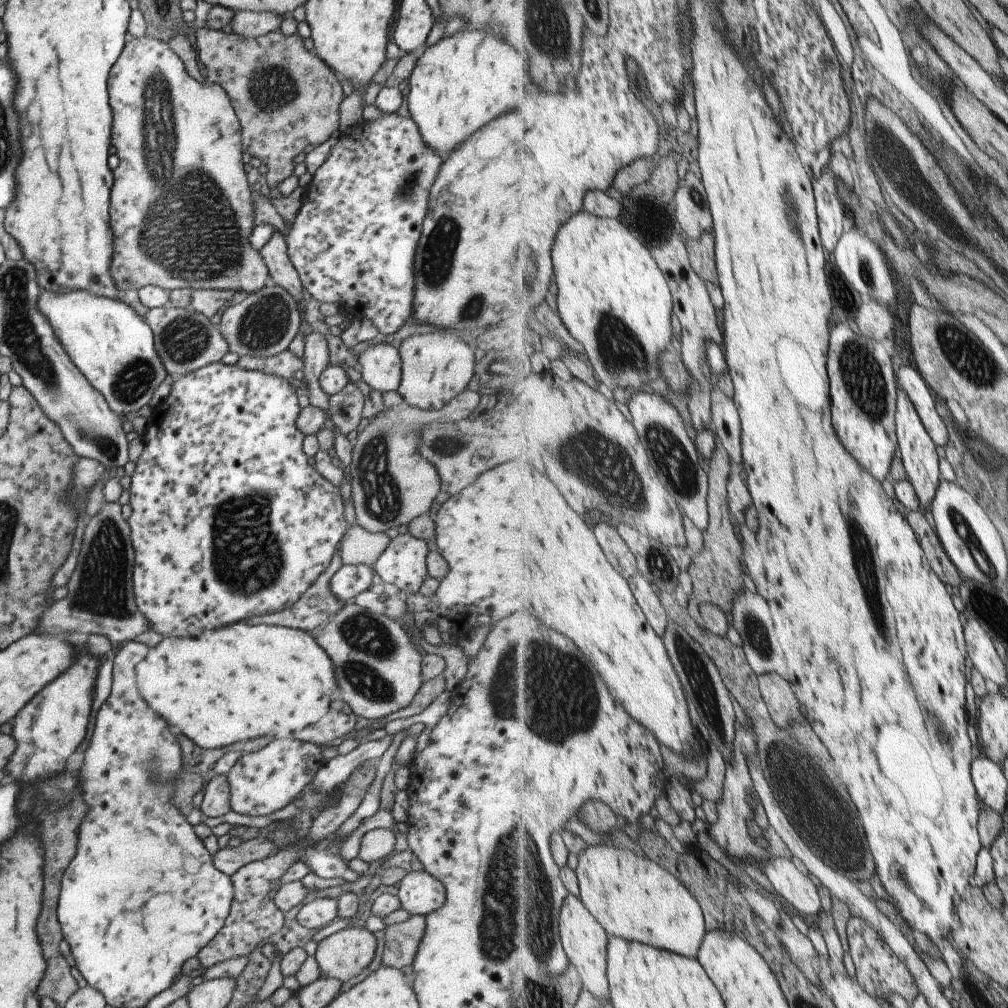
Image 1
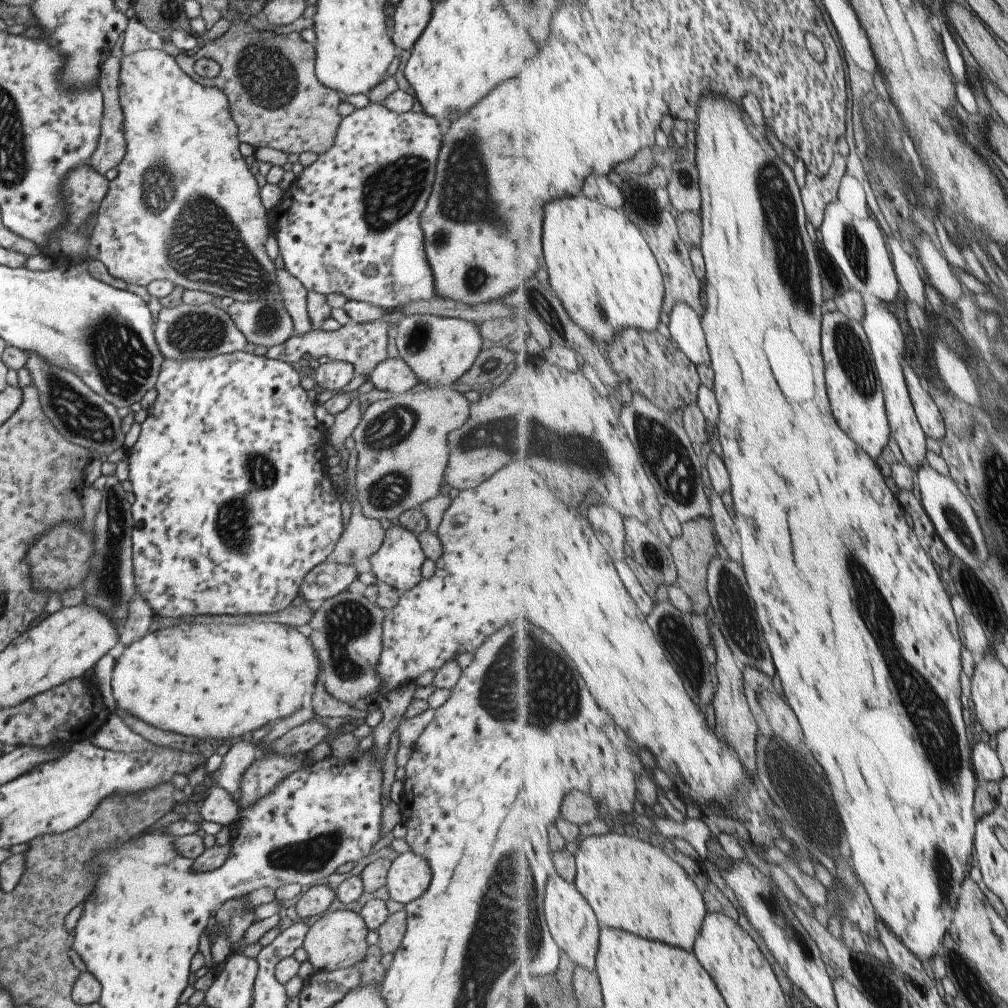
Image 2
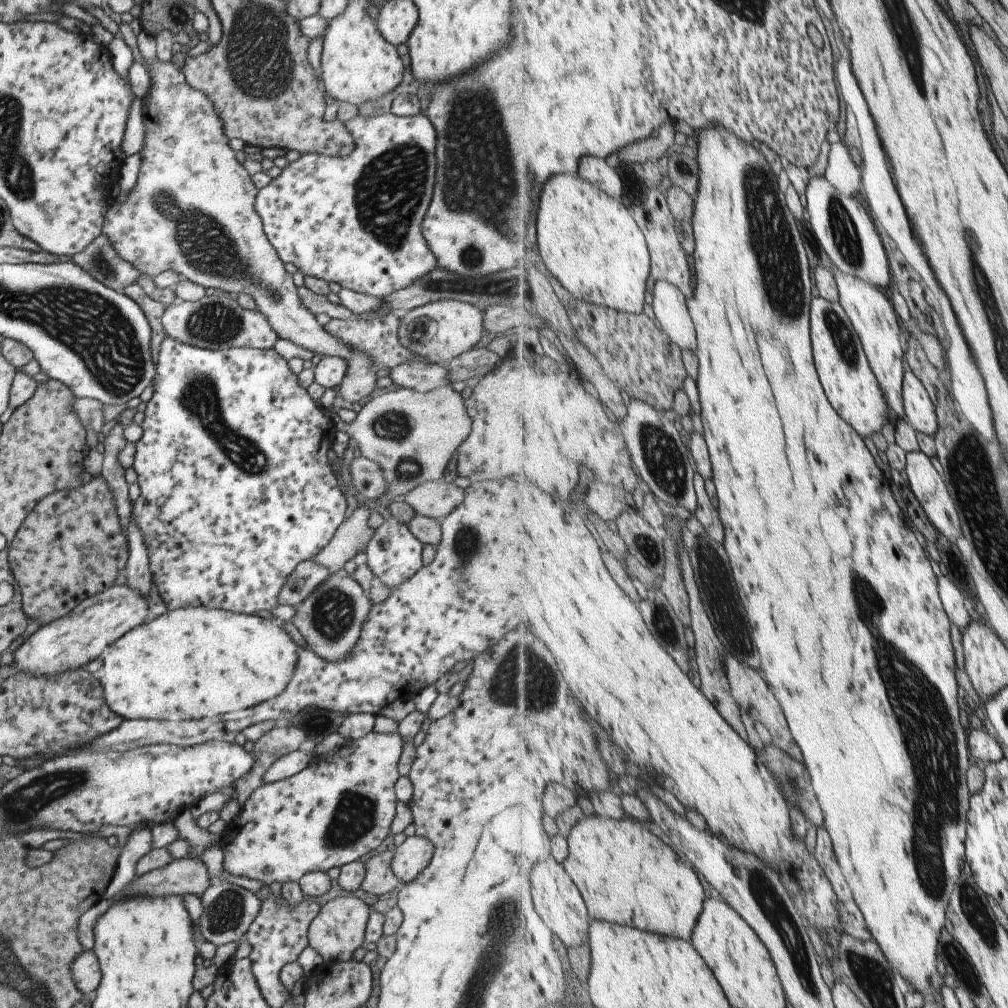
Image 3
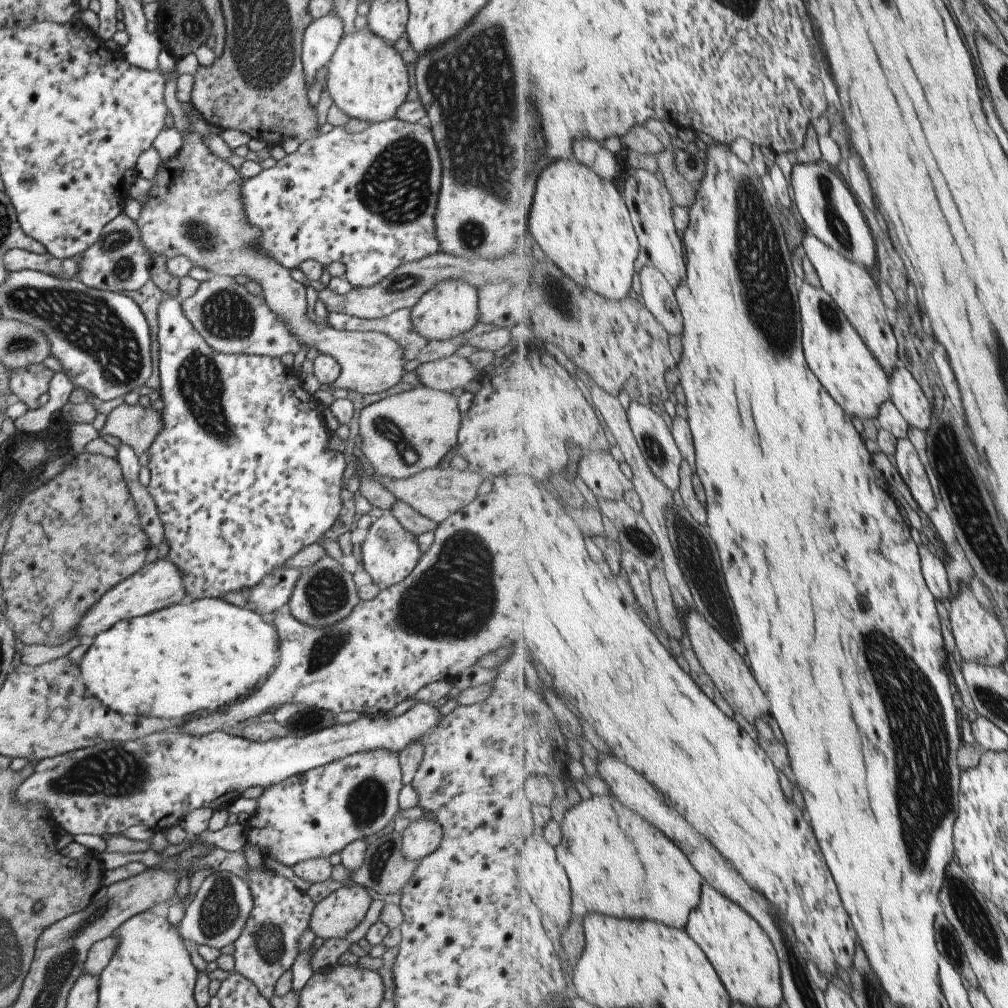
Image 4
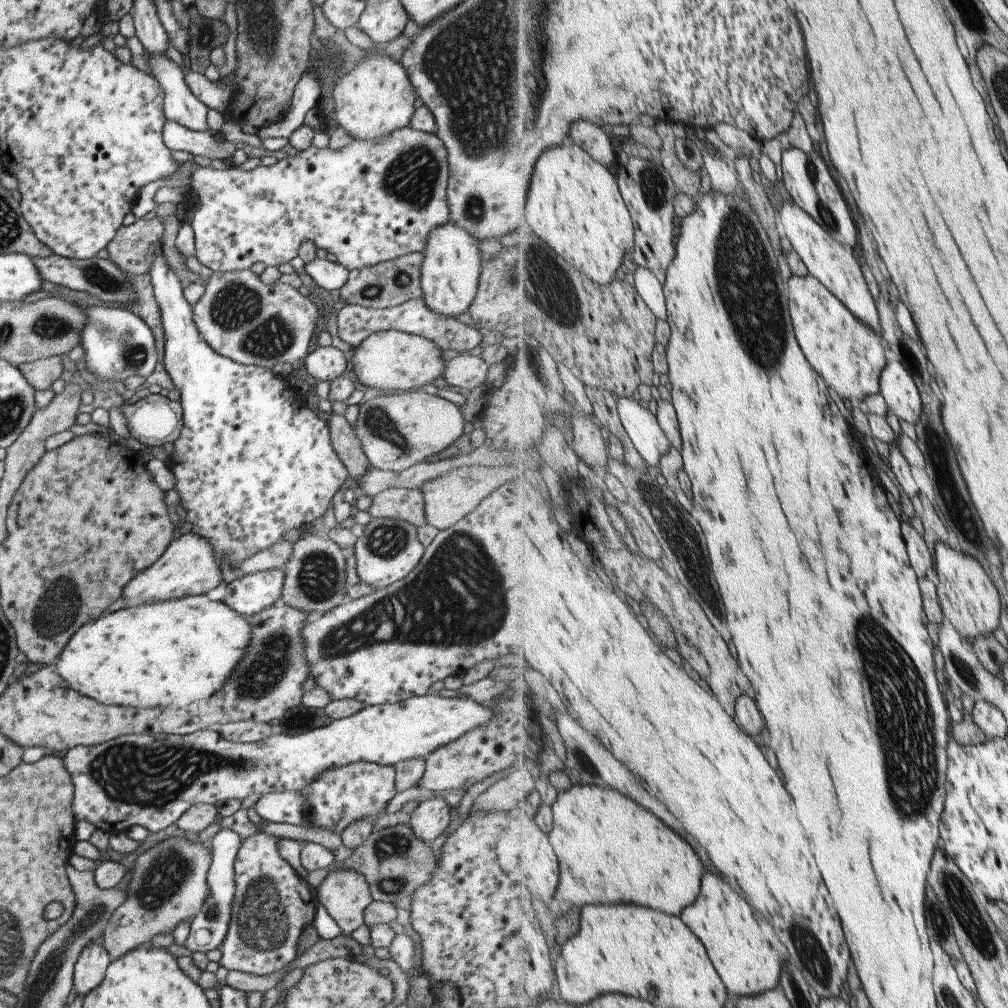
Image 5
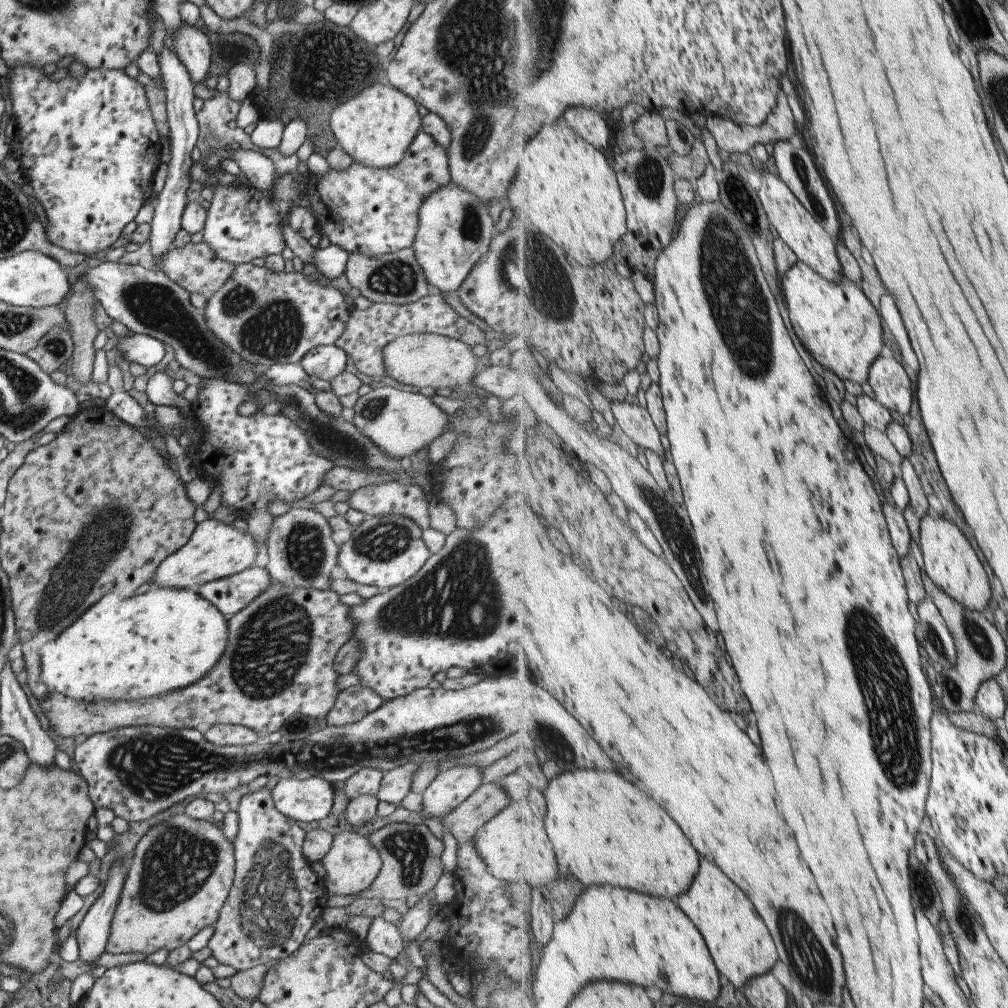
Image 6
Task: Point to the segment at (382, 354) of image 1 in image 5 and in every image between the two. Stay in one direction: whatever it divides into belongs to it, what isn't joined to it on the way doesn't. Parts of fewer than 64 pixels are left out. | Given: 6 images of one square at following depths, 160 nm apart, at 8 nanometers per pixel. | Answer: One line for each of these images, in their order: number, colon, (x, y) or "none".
2: (392, 374)
3: (419, 376)
4: (447, 373)
5: (466, 371)

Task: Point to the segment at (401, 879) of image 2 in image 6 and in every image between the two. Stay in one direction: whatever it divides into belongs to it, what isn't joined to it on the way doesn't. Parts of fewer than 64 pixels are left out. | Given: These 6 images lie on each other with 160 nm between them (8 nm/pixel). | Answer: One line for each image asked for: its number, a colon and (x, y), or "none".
3: (409, 858)
4: (421, 837)
5: (430, 818)
6: (448, 789)

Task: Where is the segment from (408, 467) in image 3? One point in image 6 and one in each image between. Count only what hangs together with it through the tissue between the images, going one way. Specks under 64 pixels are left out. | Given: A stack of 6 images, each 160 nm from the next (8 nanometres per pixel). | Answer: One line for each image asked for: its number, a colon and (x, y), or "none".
4: (400, 435)
5: (396, 431)
6: (399, 423)

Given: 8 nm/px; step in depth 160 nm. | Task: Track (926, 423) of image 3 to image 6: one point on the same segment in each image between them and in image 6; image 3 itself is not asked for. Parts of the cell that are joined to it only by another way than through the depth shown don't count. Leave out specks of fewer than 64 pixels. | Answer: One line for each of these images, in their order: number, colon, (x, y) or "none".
4: (908, 394)
5: (897, 386)
6: (890, 382)

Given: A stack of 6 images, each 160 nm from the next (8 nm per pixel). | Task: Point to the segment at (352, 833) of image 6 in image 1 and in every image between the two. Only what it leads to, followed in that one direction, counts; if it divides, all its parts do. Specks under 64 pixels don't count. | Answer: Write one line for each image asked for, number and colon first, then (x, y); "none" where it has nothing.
1: (341, 955)
2: (336, 941)
3: (338, 929)
4: (338, 913)
5: (344, 894)

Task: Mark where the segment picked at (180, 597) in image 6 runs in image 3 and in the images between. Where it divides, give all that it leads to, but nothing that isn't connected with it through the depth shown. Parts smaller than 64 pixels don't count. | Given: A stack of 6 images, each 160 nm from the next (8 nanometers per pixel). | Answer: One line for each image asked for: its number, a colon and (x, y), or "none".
3: (189, 663)
4: (202, 655)
5: (167, 654)

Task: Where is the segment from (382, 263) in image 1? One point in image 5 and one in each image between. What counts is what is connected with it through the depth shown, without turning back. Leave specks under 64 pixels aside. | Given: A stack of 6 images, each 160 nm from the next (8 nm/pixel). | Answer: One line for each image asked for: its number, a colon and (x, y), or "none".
2: (349, 224)
3: (354, 220)
4: (366, 199)
5: (373, 200)

